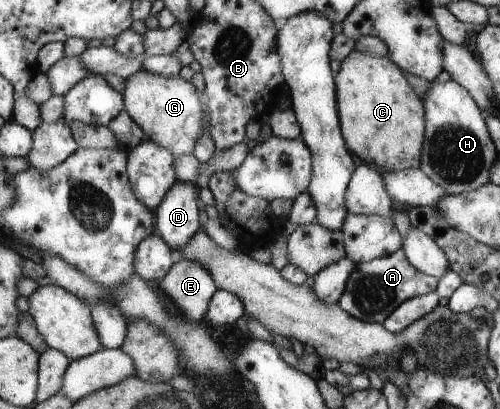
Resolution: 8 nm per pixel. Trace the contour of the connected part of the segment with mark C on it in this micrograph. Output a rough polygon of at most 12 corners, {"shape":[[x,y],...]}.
{"shape":[[352,50],[336,77],[358,161],[418,170],[425,107],[388,54]]}

